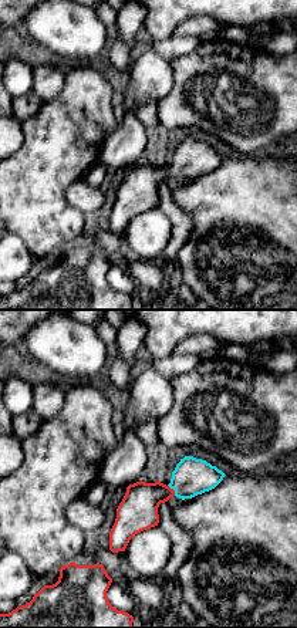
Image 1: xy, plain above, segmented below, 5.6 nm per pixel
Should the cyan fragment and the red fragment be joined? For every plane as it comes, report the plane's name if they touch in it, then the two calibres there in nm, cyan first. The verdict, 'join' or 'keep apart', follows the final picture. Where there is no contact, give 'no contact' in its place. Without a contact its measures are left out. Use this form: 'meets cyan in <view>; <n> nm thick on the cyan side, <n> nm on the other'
meets cyan in xy; 220 nm thick on the cyan side, 220 nm on the other

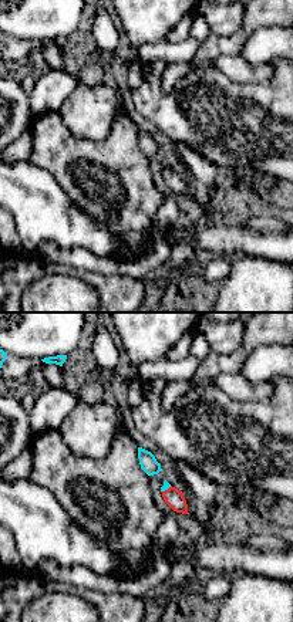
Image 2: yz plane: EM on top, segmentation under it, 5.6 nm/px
meets cyan in yz; 40 nm thick on the cyan side, 110 nm on the other

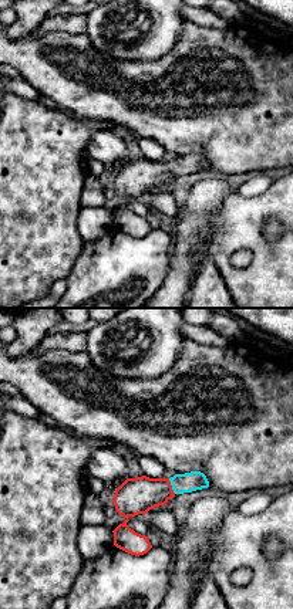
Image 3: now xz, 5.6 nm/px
meets cyan in xz; 110 nm thick on the cyan side, 200 nm on the other

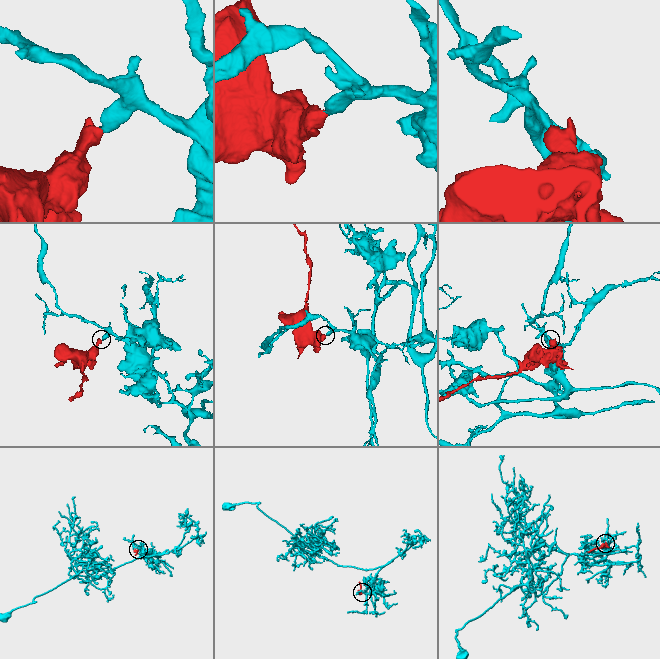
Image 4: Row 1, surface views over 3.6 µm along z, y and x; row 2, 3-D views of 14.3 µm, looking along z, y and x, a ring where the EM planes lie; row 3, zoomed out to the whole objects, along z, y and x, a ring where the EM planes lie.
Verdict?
join

